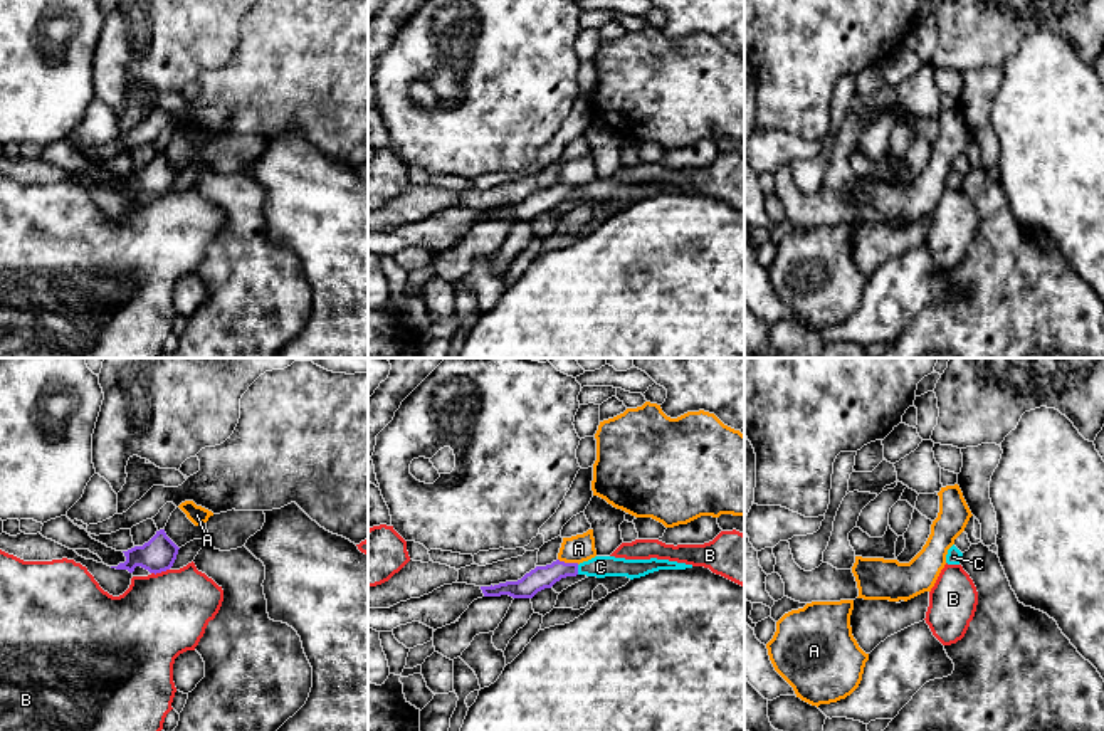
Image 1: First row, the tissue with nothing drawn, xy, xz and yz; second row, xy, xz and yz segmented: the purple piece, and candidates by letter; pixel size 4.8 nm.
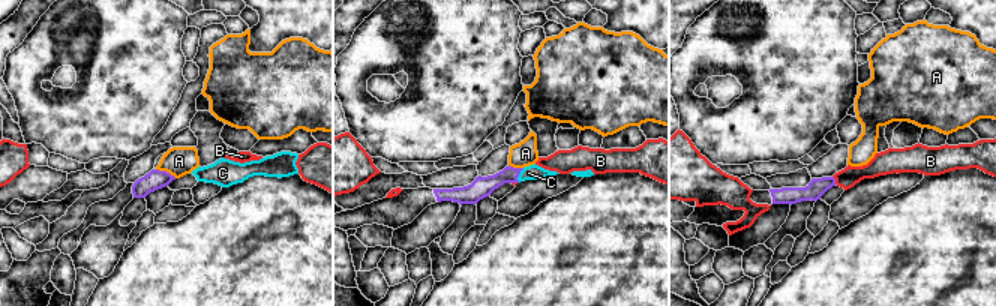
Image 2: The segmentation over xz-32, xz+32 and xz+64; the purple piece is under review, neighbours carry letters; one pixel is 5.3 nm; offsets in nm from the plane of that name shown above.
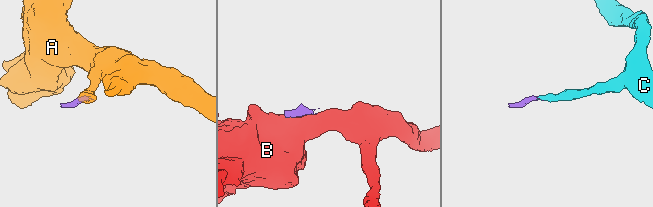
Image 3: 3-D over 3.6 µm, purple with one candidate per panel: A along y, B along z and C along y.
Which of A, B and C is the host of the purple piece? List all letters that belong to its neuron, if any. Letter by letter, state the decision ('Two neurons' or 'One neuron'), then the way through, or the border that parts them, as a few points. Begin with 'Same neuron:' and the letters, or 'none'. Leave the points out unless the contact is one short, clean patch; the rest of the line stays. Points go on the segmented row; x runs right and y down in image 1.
Same neuron: C
A: Two neurons. Boundary: xz (558, 558), (578, 563)
B: Two neurons
C: One neuron. Path across: xz (541, 577), (557, 570), (577, 570), (600, 567)

